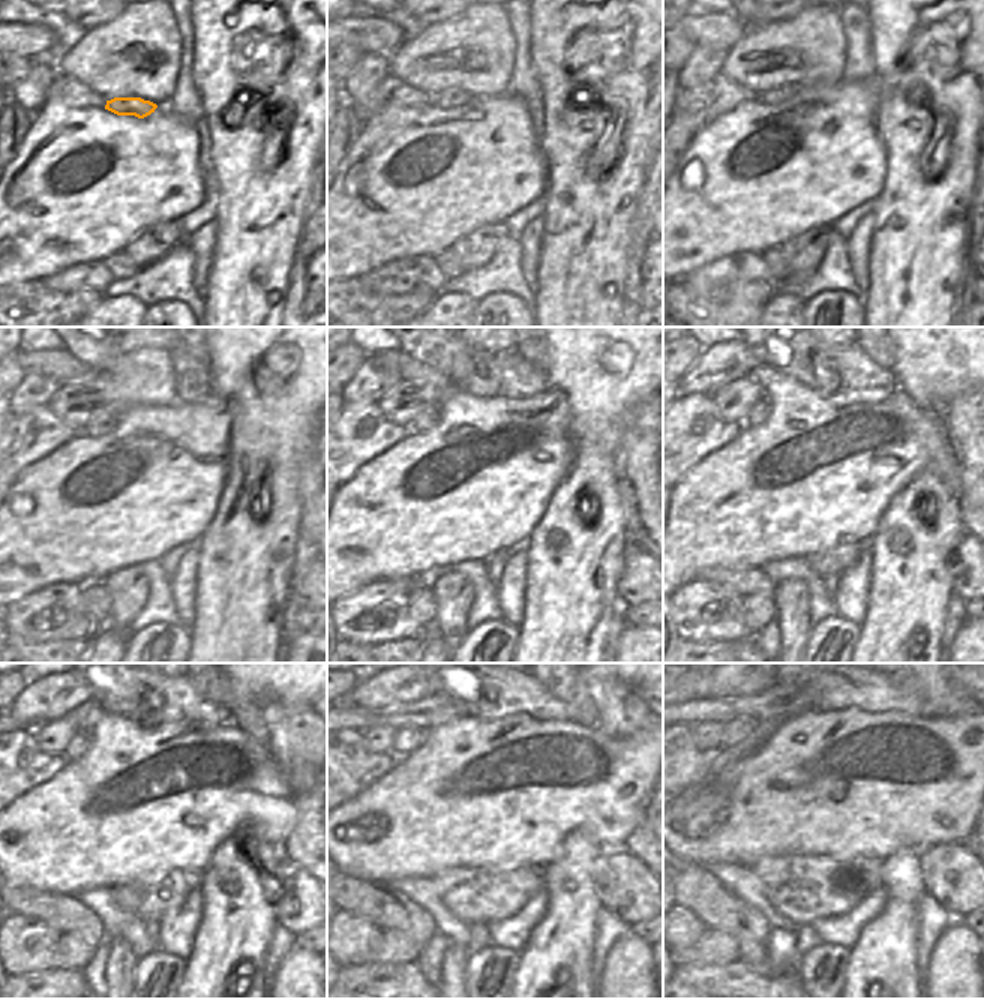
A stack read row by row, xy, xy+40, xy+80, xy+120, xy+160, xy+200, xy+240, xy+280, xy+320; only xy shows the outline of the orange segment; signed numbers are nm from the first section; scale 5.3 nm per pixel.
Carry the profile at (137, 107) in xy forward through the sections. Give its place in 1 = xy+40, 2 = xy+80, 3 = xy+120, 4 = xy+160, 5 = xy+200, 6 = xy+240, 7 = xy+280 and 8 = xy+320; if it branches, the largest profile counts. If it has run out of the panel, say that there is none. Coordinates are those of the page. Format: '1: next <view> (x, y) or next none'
1: next xy+40 (449, 98)
2: next xy+80 (776, 96)
3: next xy+120 (93, 429)
4: next xy+160 (431, 416)
5: next xy+200 (758, 414)
6: next xy+240 (80, 744)
7: next xy+280 (407, 740)
8: next xy+320 (735, 731)

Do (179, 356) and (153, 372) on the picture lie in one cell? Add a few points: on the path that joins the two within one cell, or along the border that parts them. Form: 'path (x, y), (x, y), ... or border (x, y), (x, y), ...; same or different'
border (168, 350), (176, 395); different

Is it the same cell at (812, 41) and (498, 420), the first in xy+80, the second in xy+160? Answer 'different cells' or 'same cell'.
different cells

